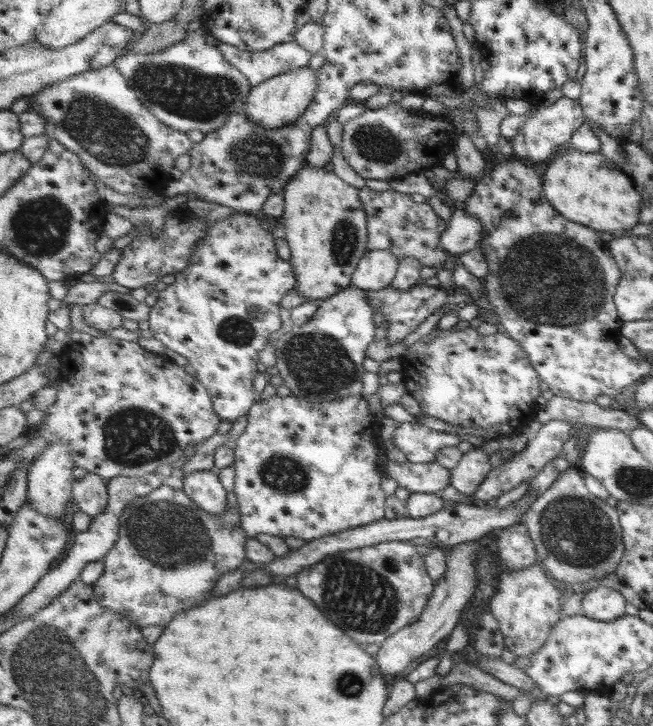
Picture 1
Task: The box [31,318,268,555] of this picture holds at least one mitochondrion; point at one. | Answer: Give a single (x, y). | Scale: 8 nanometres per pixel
(132, 437)

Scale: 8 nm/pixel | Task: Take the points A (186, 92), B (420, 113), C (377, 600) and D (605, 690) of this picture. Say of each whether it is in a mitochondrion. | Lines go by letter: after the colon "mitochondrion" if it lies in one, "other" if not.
A: mitochondrion
B: other
C: mitochondrion
D: other

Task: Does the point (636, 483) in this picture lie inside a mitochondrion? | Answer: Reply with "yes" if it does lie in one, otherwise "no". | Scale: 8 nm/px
yes

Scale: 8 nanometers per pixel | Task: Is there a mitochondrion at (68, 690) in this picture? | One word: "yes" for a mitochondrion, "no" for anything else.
yes

